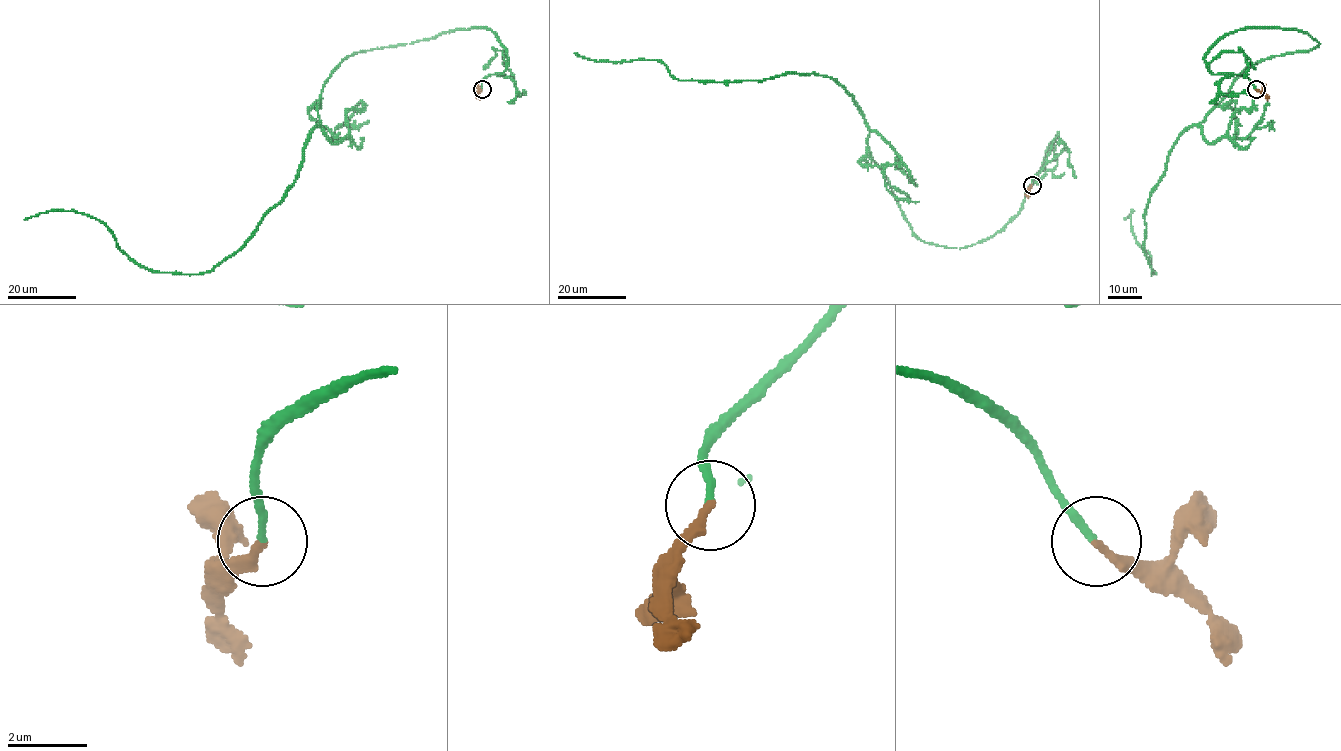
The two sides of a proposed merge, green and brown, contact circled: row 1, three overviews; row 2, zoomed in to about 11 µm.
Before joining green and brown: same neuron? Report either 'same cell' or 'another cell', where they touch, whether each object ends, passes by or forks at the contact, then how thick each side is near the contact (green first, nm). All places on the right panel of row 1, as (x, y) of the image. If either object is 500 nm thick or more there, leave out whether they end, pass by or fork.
same cell | (1256, 89) | green ends | brown ends | 160/200 nm

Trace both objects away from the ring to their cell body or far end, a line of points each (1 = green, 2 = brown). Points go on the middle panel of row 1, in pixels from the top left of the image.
1: (1032, 185), (1057, 133), (1003, 227), (963, 248), (924, 242), (835, 80), (677, 80), (661, 61), (573, 52)
2: (1032, 185), (1030, 197)

